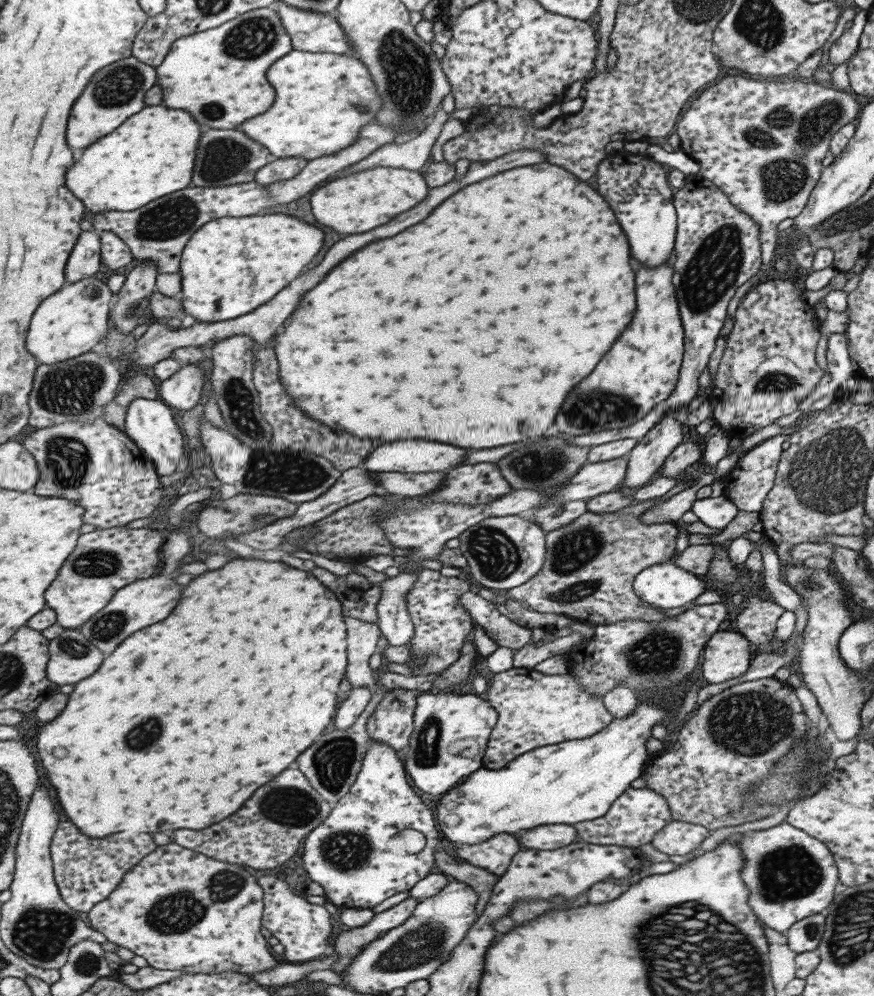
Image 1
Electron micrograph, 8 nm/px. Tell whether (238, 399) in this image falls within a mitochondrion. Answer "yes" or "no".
yes

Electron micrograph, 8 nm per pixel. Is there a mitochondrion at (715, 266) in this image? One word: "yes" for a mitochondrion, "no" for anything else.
yes

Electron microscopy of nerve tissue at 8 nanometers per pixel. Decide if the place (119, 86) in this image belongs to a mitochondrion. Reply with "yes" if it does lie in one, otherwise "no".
yes

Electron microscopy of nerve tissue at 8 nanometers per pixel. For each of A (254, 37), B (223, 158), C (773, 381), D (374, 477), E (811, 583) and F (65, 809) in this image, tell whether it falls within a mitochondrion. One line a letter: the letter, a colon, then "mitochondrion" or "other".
A: mitochondrion
B: mitochondrion
C: mitochondrion
D: other
E: mitochondrion
F: other

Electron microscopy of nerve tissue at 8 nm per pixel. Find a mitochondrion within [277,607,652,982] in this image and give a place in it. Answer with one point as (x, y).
(419, 947)

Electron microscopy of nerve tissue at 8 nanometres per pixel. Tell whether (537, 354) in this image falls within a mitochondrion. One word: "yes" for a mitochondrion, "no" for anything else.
no

